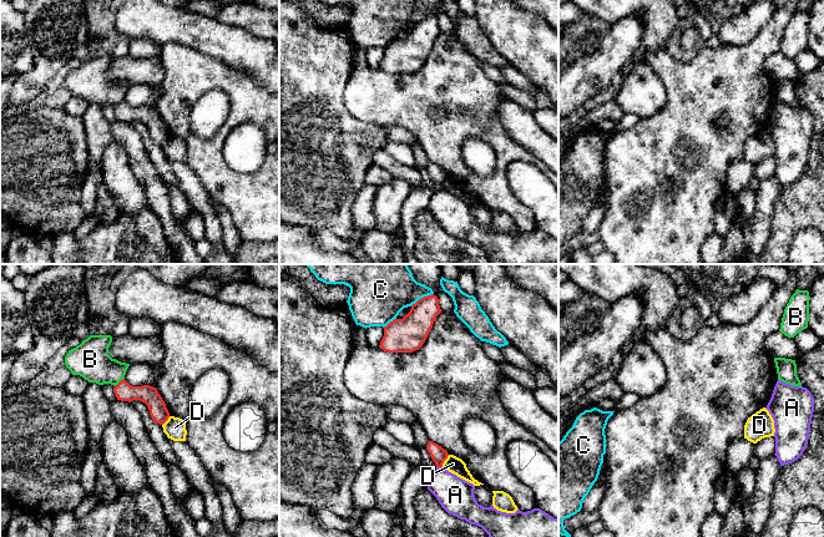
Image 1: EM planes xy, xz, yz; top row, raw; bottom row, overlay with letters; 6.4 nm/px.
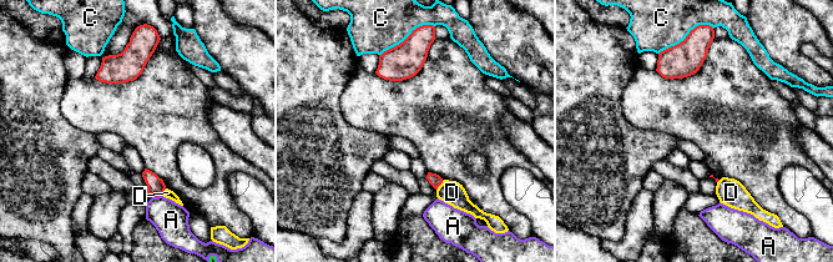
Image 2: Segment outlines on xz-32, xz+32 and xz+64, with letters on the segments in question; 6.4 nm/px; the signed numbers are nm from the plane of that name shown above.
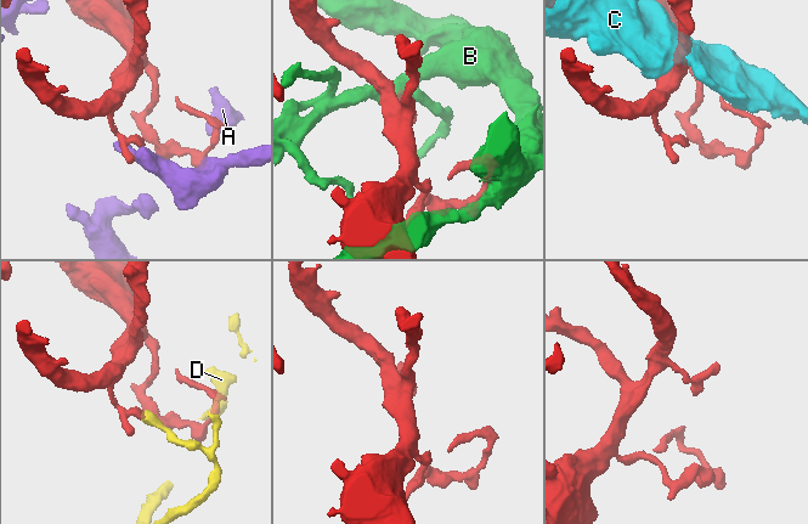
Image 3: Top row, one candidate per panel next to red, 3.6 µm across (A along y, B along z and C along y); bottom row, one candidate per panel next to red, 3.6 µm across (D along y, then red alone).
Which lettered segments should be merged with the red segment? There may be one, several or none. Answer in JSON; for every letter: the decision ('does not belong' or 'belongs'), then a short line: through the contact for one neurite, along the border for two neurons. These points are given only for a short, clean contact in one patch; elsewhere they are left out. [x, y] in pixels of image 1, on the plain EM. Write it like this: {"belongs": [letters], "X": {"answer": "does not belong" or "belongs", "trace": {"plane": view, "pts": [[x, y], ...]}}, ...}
{"belongs": [], "A": {"answer": "does not belong"}, "B": {"answer": "does not belong"}, "C": {"answer": "does not belong"}, "D": {"answer": "does not belong", "trace": {"plane": "xz", "pts": [[449, 176], [441, 187]]}}}

